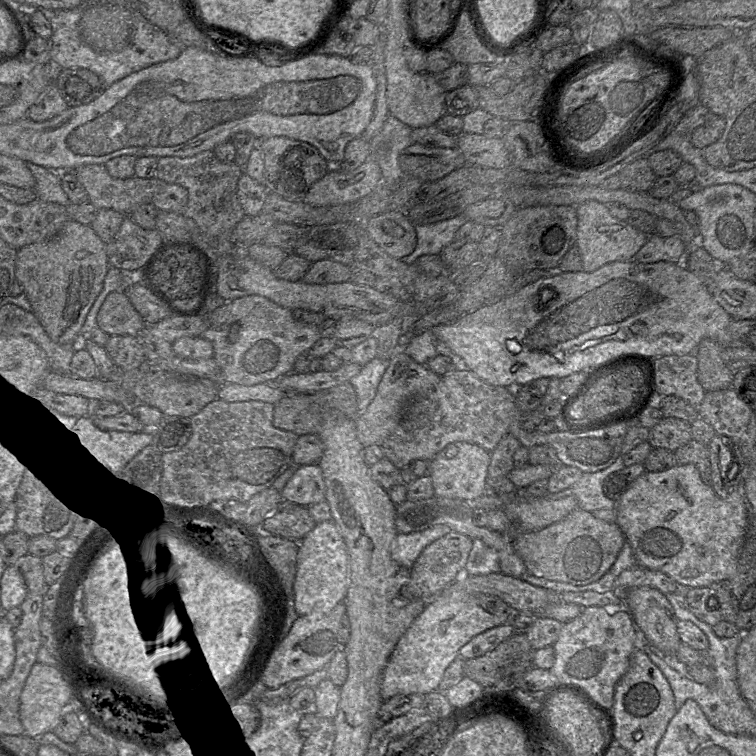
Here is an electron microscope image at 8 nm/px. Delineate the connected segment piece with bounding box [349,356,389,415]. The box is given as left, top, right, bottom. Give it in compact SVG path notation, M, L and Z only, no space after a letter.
M376 356L362 366L361 371L349 380L357 394L358 415L365 411L375 397L377 387L388 364L389 360Z

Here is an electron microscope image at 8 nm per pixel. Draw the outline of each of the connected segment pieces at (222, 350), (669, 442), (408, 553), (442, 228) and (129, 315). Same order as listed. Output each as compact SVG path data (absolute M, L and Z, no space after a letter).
M249 295L235 300L226 301L207 315L208 328L201 335L209 340L214 348L213 359L221 372L223 383L252 386L258 383L274 383L282 376L292 372L295 360L321 338L318 325L311 325L296 321L292 310L283 308L269 299Z
M664 417L650 429L648 442L653 448L664 448L674 452L691 440L691 423L677 418Z
M436 525L422 531L400 534L391 543L391 558L400 566L410 569L423 549L451 529Z
M460 214L436 223L415 226L417 244L414 251L402 261L413 265L423 255L439 255L442 249L454 241L457 230L466 222Z
M125 291L108 294L97 314L97 327L110 336L139 336L146 326Z

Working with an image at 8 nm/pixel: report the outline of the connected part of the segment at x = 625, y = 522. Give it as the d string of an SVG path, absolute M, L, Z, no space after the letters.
M693 464L676 465L662 472L645 471L632 484L630 489L617 501L617 524L623 532L626 541L630 543L634 556L644 568L660 571L677 583L689 588L710 587L721 581L732 579L738 571L738 563L746 540L748 530L749 506L742 491L733 491L726 498L719 497L710 485L703 482L699 470Z

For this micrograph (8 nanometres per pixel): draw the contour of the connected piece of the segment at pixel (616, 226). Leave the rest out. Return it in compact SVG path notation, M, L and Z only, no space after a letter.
M595 200L576 206L576 212L578 224L575 245L580 252L583 272L593 272L610 262L633 259L649 237L632 227L627 221L613 217L608 205Z

